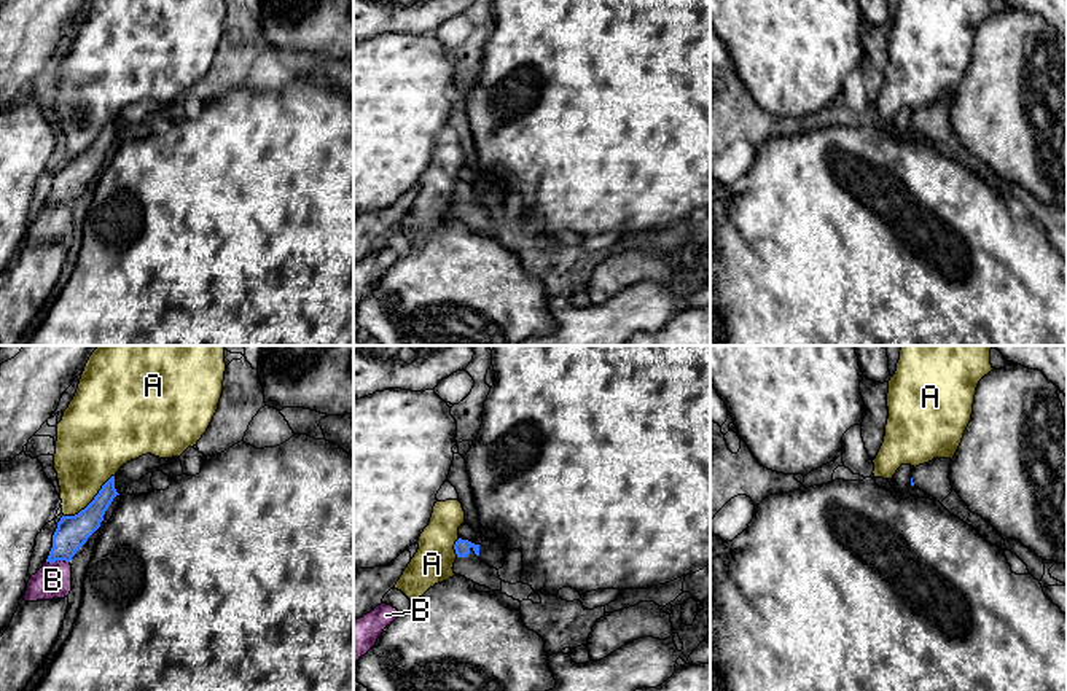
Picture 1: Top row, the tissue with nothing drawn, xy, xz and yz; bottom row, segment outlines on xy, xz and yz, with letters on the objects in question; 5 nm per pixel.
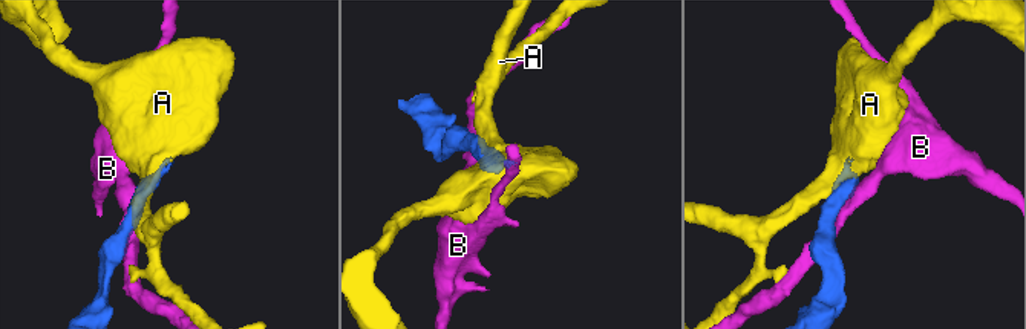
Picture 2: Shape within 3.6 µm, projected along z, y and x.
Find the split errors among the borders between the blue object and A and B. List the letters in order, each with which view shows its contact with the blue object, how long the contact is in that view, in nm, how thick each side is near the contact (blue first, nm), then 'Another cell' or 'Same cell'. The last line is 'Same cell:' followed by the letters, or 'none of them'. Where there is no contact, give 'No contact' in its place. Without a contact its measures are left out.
A: Touches blue in xy. Shared border 340 nm. Thickness 170 nm (blue) against 340 nm. Another cell
B: Touches blue in xy. Shared border 120 nm. Thickness 170 nm (blue) against 180 nm. Another cell
Same cell: none of them

